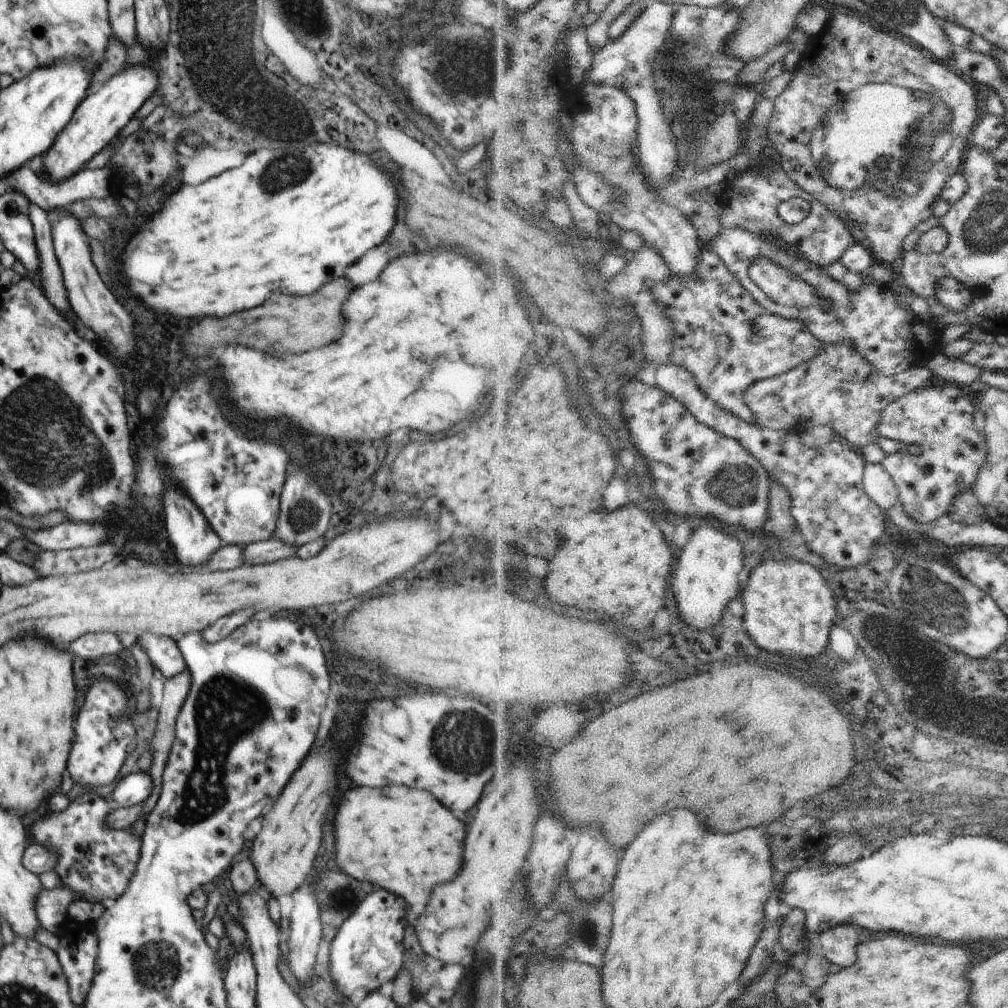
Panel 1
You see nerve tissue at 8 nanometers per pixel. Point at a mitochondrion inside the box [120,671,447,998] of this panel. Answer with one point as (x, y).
(156, 965)

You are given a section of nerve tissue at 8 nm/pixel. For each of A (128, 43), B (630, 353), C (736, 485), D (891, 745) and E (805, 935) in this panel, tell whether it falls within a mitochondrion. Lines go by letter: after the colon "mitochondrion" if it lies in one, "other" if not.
A: other
B: other
C: mitochondrion
D: other
E: other

